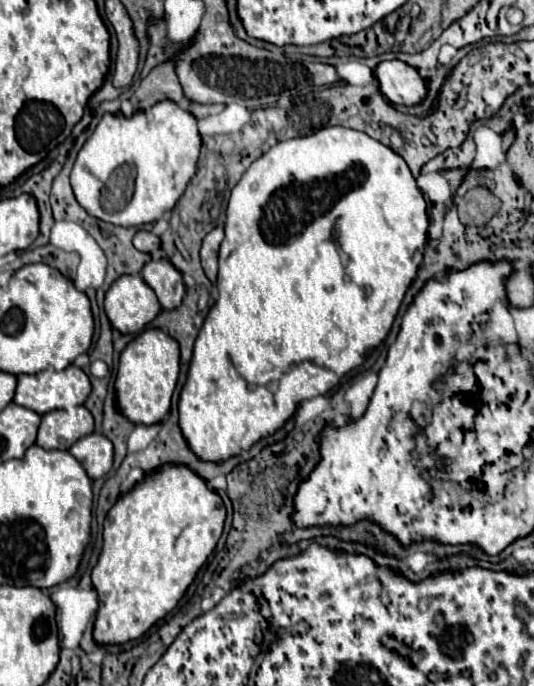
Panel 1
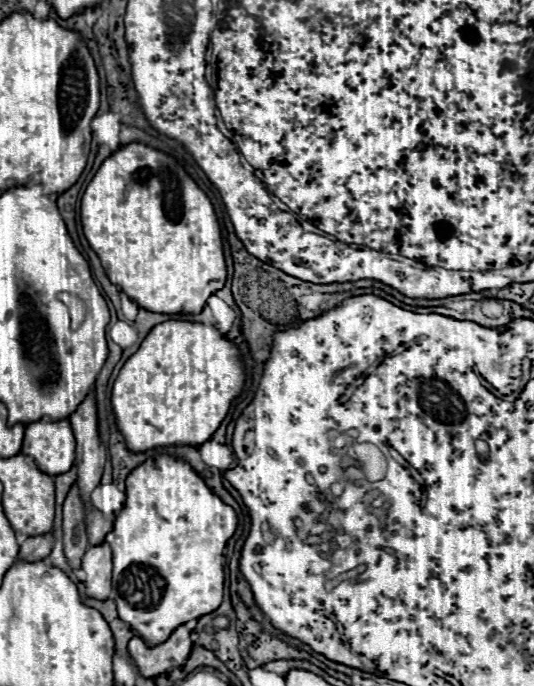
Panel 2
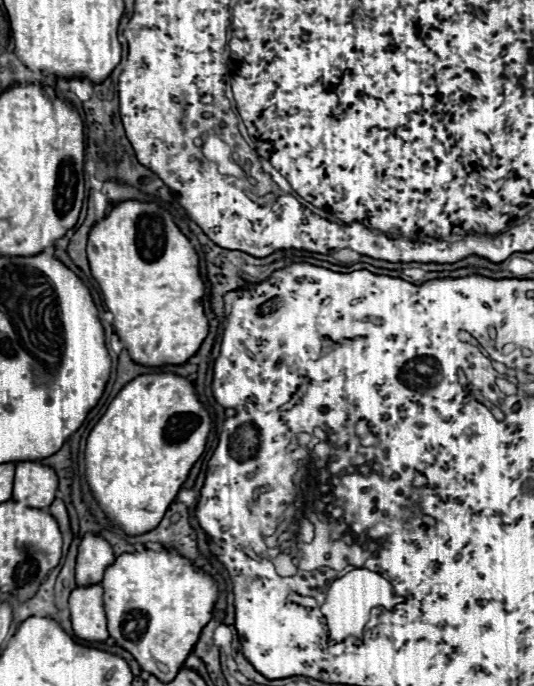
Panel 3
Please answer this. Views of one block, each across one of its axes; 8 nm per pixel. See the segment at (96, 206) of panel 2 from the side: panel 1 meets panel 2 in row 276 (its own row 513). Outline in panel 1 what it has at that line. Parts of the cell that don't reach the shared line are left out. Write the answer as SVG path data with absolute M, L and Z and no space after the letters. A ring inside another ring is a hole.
M162 466L158 472L146 476L126 496L110 508L104 522L104 546L98 566L92 570L92 584L98 592L100 608L94 622L94 640L98 646L124 644L140 638L152 624L164 618L184 596L186 588L196 578L208 556L218 544L226 518L226 508L220 496L206 486L206 482L192 470L182 466Z

